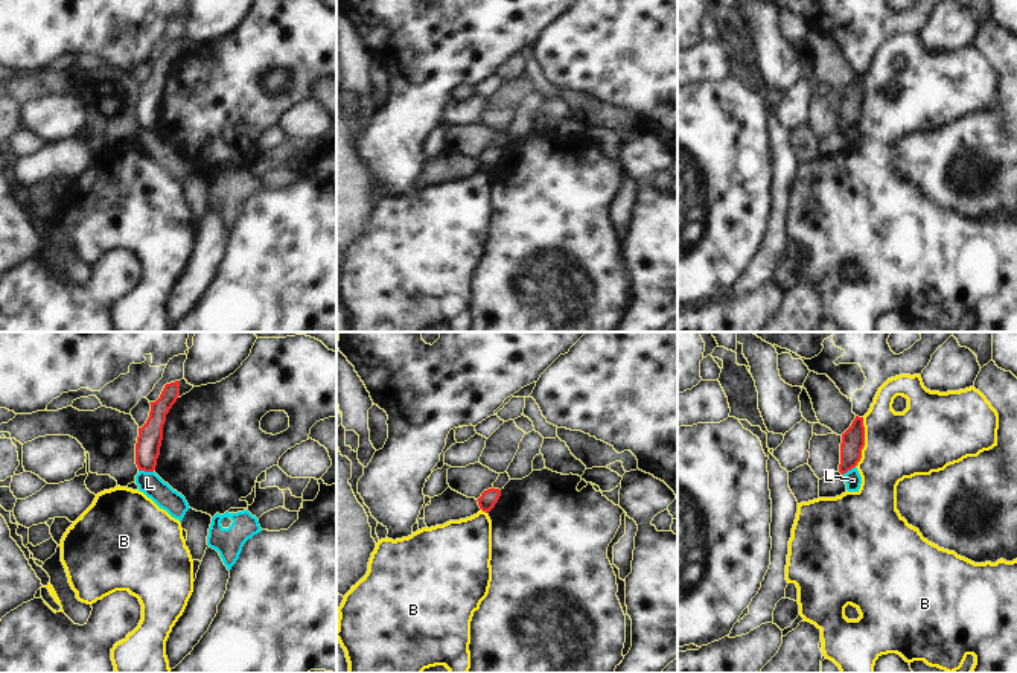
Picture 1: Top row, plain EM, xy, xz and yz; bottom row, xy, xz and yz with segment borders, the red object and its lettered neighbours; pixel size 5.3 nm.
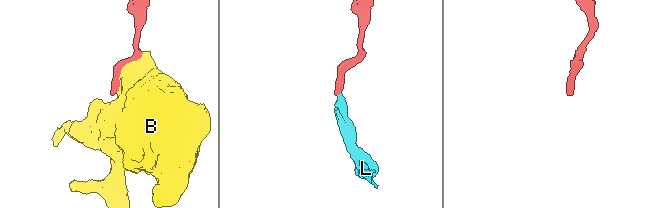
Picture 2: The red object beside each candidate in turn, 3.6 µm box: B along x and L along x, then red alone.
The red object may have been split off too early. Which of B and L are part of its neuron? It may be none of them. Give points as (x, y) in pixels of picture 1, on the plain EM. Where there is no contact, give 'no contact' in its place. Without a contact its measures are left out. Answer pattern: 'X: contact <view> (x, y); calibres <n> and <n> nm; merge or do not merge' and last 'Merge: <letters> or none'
B: contact yz (863, 101); calibres 130 and 360 nm; do not merge
L: contact xy (146, 130); calibres 130 and 120 nm; do not merge
Merge: none

